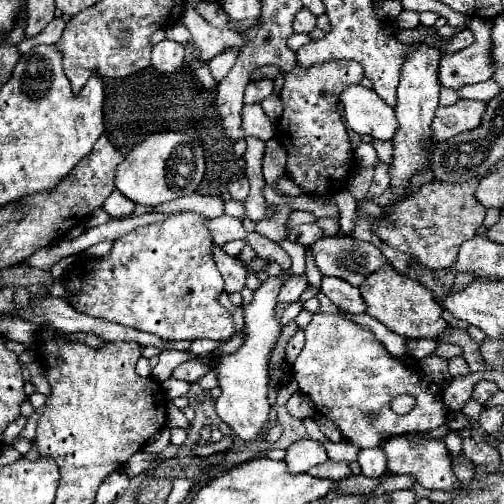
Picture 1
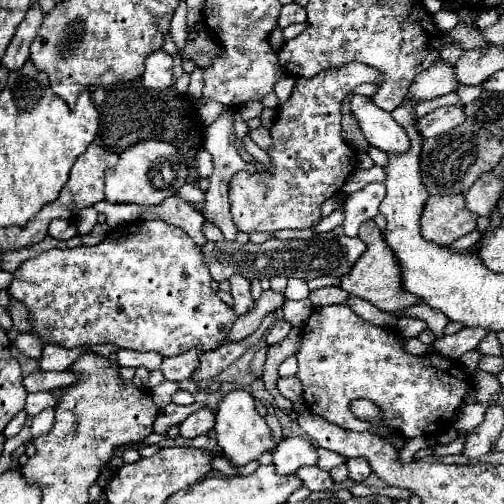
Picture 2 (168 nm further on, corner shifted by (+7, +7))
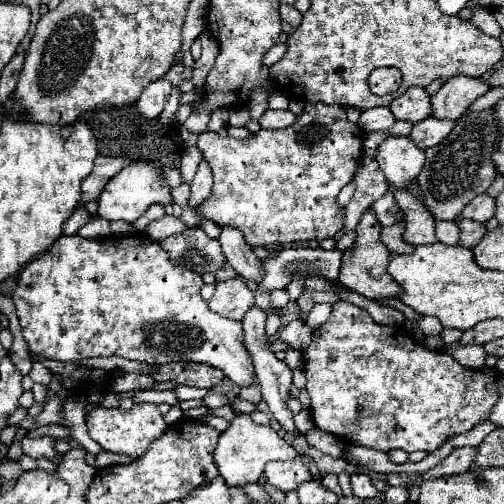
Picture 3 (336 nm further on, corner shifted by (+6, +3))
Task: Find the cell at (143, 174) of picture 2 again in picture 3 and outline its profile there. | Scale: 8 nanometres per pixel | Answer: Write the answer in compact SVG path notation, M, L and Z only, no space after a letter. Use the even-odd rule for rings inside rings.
M133 161L129 163L125 169L121 169L115 177L109 179L109 183L105 185L101 197L99 197L99 217L109 219L109 221L117 221L123 219L127 223L133 223L135 219L139 219L151 205L169 205L171 203L171 187L165 181L165 175L161 175L161 171L149 163L149 161Z

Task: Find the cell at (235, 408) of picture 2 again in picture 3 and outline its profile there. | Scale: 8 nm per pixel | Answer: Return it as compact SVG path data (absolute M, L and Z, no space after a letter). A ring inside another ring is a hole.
M237 413L219 437L219 445L215 449L215 463L219 467L219 475L227 481L229 487L241 487L245 483L255 483L269 461L285 461L293 459L295 455L297 451L277 431L265 425L257 425L247 413Z

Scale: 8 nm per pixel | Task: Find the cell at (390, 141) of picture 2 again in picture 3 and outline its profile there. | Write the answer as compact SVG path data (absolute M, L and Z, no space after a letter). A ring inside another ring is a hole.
M387 135L377 147L375 161L389 183L393 183L397 189L405 189L405 185L423 169L425 151L417 149L409 137Z

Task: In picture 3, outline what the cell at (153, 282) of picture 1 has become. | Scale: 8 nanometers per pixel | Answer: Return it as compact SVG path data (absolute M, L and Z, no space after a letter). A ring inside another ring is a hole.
M135 233L135 235L111 235L111 237L103 237L103 239L83 239L79 235L73 237L61 237L59 241L53 243L53 247L39 257L37 261L31 261L19 275L19 283L15 287L15 291L11 293L13 301L15 301L15 309L19 315L19 323L25 335L25 341L29 345L29 351L33 355L39 357L47 357L47 359L57 359L57 361L79 361L79 359L87 359L87 357L105 357L105 355L119 355L125 359L133 359L133 361L143 361L149 365L165 365L171 361L193 361L193 363L209 363L217 369L221 369L225 373L225 377L229 377L233 383L237 383L239 387L247 387L253 383L255 377L255 369L251 363L251 355L243 345L243 327L241 321L233 321L233 319L225 319L217 313L213 313L207 305L207 301L199 295L199 289L203 287L203 277L199 273L193 273L189 269L183 269L181 265L169 261L167 253L163 253L161 243L153 241L151 237L143 235L143 233Z

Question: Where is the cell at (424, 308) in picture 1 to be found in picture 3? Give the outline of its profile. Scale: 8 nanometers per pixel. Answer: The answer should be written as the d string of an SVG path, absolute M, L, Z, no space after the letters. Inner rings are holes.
M365 211L359 225L357 225L357 241L345 251L343 263L341 263L341 273L339 273L339 283L345 285L349 291L355 291L367 299L379 301L379 299L397 299L401 295L401 287L389 277L387 273L387 263L389 263L389 251L379 239L381 225L375 217L373 211Z

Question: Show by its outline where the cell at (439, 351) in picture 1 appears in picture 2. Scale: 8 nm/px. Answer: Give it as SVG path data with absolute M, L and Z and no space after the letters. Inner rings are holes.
M460 329L454 335L444 335L432 343L432 349L444 357L460 359L464 353L474 351L478 343L488 335L488 329Z

